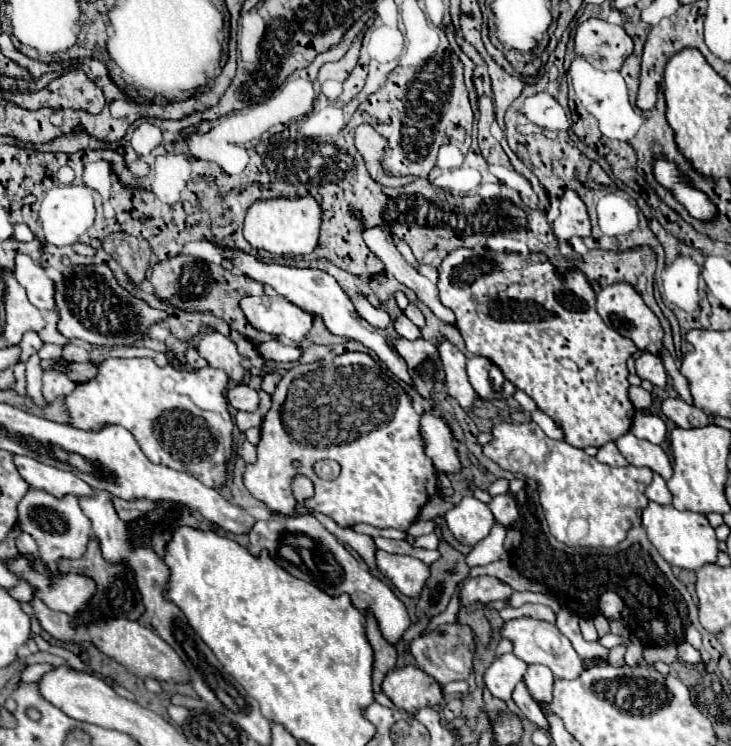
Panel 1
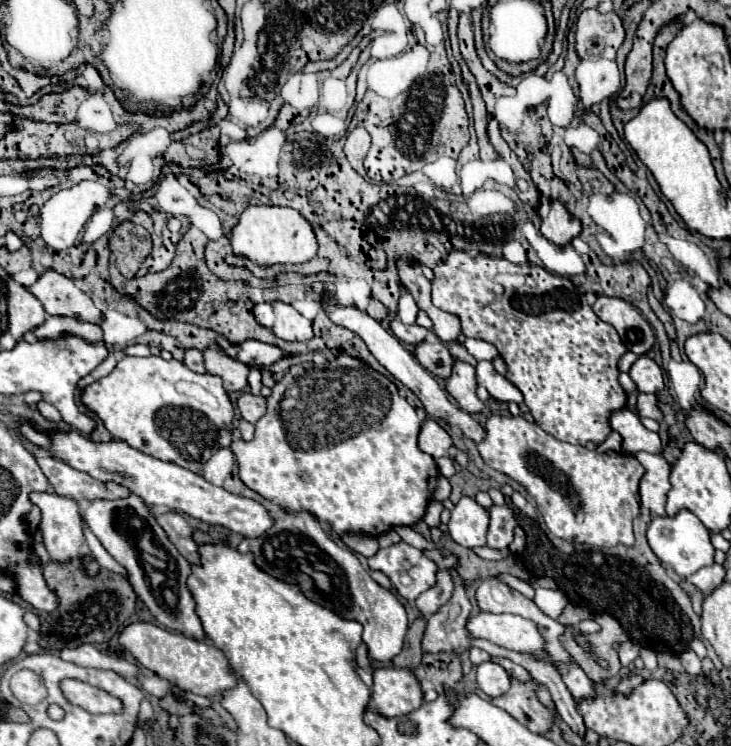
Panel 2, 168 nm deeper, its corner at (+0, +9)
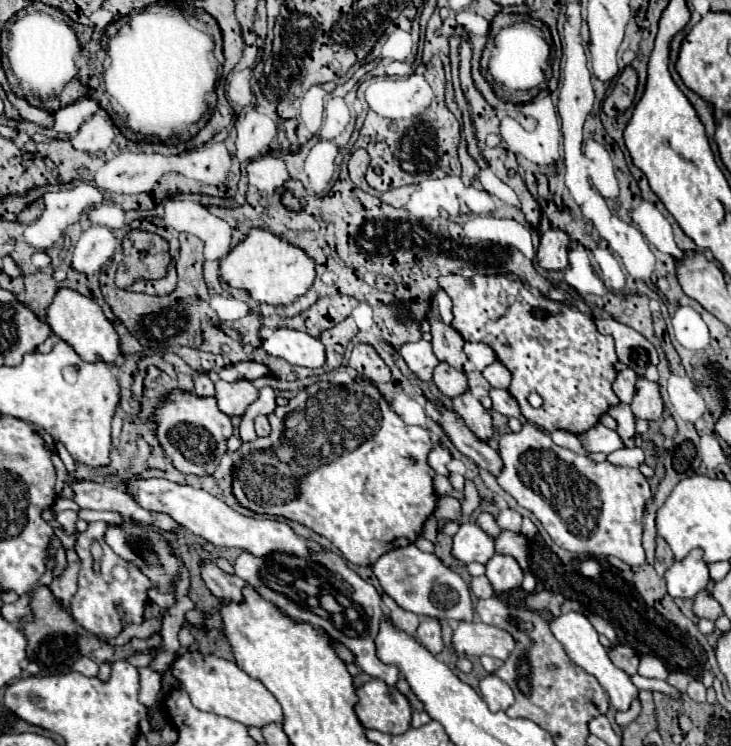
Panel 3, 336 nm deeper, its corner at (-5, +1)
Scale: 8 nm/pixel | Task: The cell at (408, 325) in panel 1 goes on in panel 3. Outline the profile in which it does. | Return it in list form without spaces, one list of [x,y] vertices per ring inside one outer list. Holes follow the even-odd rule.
[[[420,339],[416,343],[406,343],[404,347],[400,347],[398,353],[420,381],[432,381],[432,373],[438,365],[438,359],[436,355],[432,355],[432,345],[428,341]]]

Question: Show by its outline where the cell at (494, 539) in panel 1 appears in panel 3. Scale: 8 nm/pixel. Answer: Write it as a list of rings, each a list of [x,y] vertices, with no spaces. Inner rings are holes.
[[[424,619],[424,621],[420,623],[420,627],[418,627],[416,637],[422,641],[422,645],[424,645],[430,653],[434,653],[434,655],[442,653],[444,643],[442,643],[438,619]]]

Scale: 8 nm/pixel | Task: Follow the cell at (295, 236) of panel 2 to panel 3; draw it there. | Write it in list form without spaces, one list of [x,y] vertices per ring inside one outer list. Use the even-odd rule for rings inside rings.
[[[252,229],[248,237],[220,261],[220,279],[230,287],[244,289],[252,299],[266,305],[290,305],[308,293],[314,283],[314,261],[298,247],[282,241],[264,229]]]

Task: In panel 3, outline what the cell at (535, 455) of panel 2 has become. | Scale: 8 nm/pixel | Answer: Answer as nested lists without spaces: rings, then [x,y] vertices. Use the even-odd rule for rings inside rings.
[[[524,425],[520,433],[508,433],[500,439],[500,457],[504,471],[498,475],[500,487],[510,493],[520,507],[528,509],[546,529],[550,539],[572,553],[588,555],[614,555],[628,565],[640,565],[646,561],[642,549],[642,513],[646,499],[652,497],[646,477],[632,467],[618,467],[612,463],[596,463],[586,455],[578,455],[570,449],[554,445],[550,435],[536,431],[532,425]]]

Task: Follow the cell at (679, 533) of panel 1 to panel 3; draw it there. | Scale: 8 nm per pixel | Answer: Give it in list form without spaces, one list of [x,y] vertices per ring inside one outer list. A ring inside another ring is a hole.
[[[692,551],[692,555],[684,559],[684,563],[674,561],[674,565],[666,571],[664,579],[668,583],[668,595],[674,599],[690,599],[710,581],[708,567],[704,567],[700,551]]]

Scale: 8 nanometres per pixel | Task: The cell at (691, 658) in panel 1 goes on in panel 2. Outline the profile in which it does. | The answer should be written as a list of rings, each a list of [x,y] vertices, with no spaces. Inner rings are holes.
[[[687,649],[679,655],[681,659],[681,665],[683,669],[689,673],[689,675],[699,675],[701,673],[701,659],[697,657],[697,653],[693,649]]]

